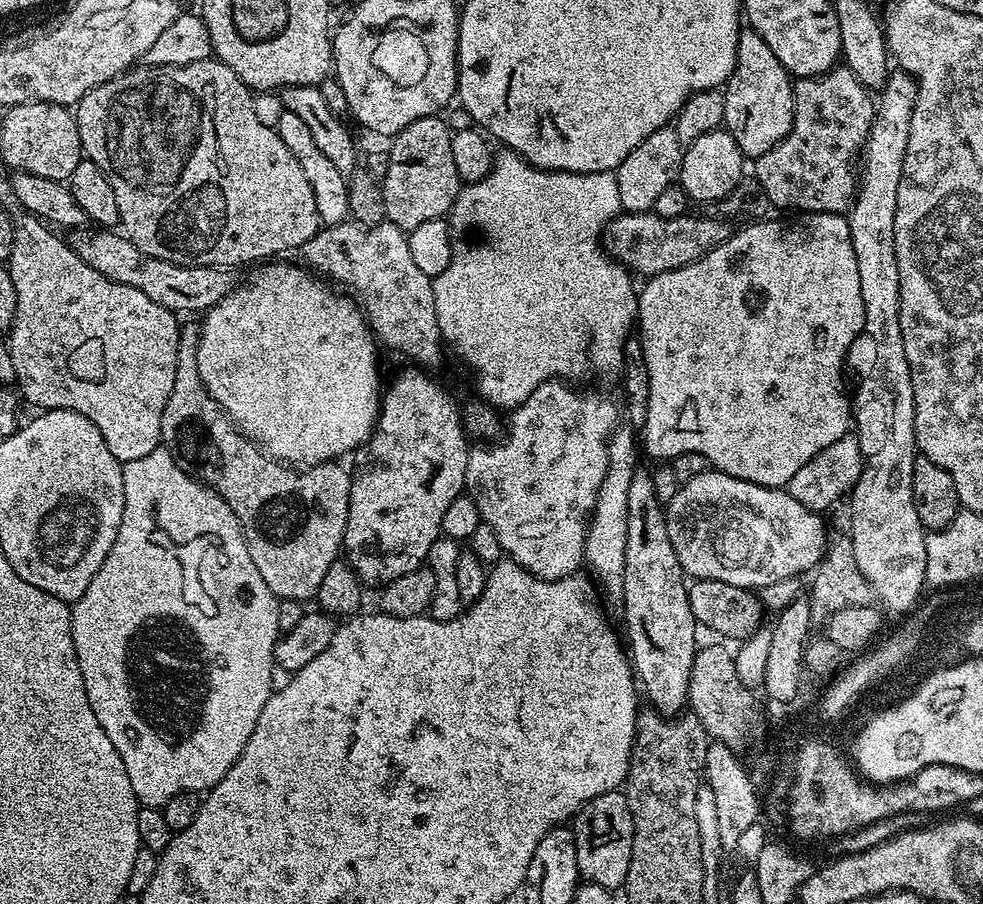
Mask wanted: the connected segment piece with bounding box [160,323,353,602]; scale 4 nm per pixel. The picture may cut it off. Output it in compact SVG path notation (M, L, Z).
M195 323L183 325L180 334L180 350L178 352L178 366L174 376L174 390L166 402L166 410L162 416L162 434L160 435L163 447L172 451L172 457L178 462L182 470L186 470L195 476L201 484L207 484L211 491L217 492L225 508L234 510L234 514L240 523L240 529L244 531L244 541L250 550L250 558L254 558L254 566L258 566L258 574L262 574L262 582L270 586L272 593L283 600L299 600L308 602L315 597L318 586L322 586L322 578L326 578L326 570L330 570L332 564L337 563L344 544L344 531L346 530L346 518L348 517L348 503L350 502L350 490L352 489L353 477L343 468L343 463L329 462L313 467L311 470L293 470L283 463L273 460L266 455L253 441L249 440L227 416L223 408L214 402L212 395L206 390L202 378L198 374L198 362L196 361L196 342L198 339L198 328Z

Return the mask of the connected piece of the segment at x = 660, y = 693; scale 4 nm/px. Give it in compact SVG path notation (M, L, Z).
M644 466L637 467L630 478L630 488L626 490L626 562L622 577L624 588L624 624L628 627L626 644L630 649L630 660L638 677L639 687L648 695L653 709L665 718L675 717L685 711L688 703L688 687L690 686L691 667L698 649L696 632L698 625L690 610L688 601L688 584L683 570L680 569L674 548L670 546L670 538L666 530L664 504L658 498L656 487L652 481L651 471Z

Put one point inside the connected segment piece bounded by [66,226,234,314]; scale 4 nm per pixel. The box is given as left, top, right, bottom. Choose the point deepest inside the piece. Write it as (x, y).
(180, 288)

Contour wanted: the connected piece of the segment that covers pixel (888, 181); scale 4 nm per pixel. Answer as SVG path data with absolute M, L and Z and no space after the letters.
M896 70L889 75L888 80L884 84L884 87L879 89L878 92L878 99L875 101L874 104L874 111L872 113L872 125L870 126L870 130L868 131L868 141L864 144L864 147L862 149L862 164L864 160L864 172L862 168L862 175L859 177L858 180L858 191L853 199L852 207L850 211L847 213L848 217L848 225L850 226L850 242L854 242L854 258L858 261L858 283L860 286L860 289L862 290L862 310L864 311L864 331L862 333L862 339L852 345L852 351L848 353L847 363L849 365L852 364L856 368L860 368L860 385L856 388L856 396L855 392L854 395L851 397L850 400L850 407L852 410L852 424L854 425L854 432L855 432L855 438L858 443L860 443L860 452L864 456L864 462L865 466L862 470L862 474L858 478L858 482L856 485L852 487L851 493L850 493L850 501L852 500L852 536L850 535L850 547L852 550L852 557L854 558L854 562L858 566L858 570L862 573L862 575L866 578L866 582L869 586L872 588L872 594L873 597L878 601L885 609L886 607L889 608L892 612L901 612L901 614L907 614L912 611L912 609L916 608L918 604L920 604L922 600L922 595L920 595L920 591L926 588L925 583L925 576L926 576L926 548L924 546L924 540L926 535L926 529L923 528L922 525L920 525L920 519L918 518L918 510L914 510L914 498L912 497L912 471L914 470L914 462L916 461L917 455L918 455L918 449L916 446L916 427L914 426L914 414L916 413L916 403L914 402L914 388L912 386L912 383L910 382L910 374L908 370L908 363L906 362L906 356L905 356L905 350L902 346L902 334L900 330L900 323L898 322L898 314L900 313L900 283L898 282L898 258L896 257L896 251L894 250L894 226L896 225L896 206L898 204L898 182L901 178L901 172L902 172L902 162L904 161L904 158L906 156L906 142L910 142L910 118L914 114L914 102L916 101L916 77L909 76L907 72L903 70Z

